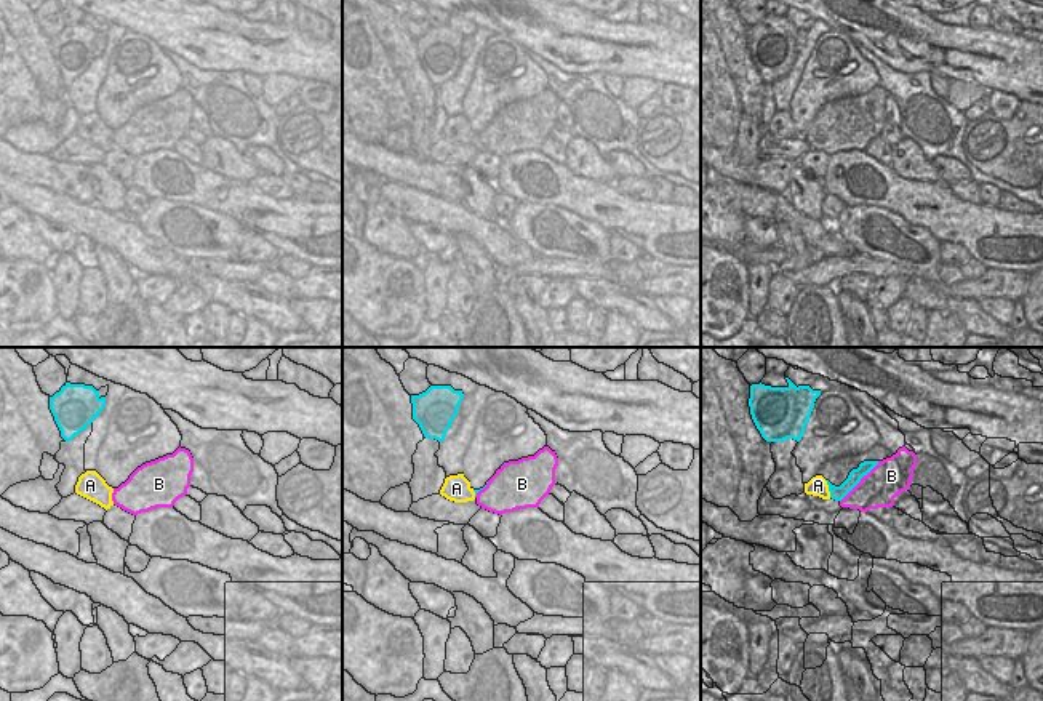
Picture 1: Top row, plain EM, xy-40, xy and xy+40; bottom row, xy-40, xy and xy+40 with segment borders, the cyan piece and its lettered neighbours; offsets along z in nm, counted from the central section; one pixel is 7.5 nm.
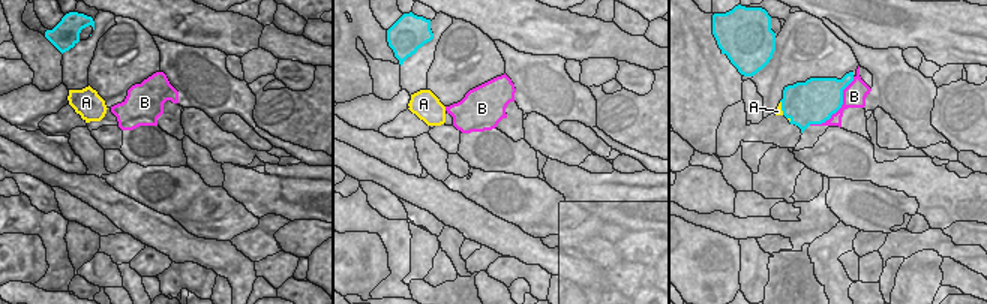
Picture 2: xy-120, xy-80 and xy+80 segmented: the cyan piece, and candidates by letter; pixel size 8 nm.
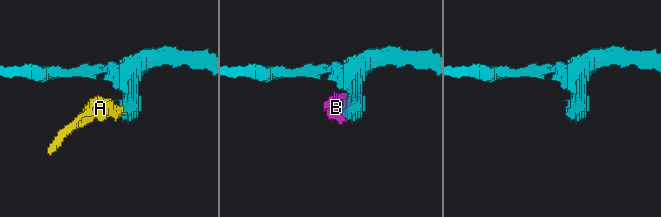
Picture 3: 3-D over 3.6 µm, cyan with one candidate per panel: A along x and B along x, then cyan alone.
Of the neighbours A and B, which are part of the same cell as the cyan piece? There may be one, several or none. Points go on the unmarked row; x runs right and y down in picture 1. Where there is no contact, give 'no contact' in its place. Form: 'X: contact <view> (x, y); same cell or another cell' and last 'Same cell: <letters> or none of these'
A: contact xy+40 (829, 130); another cell
B: contact xy+40 (859, 122); same cell
Same cell: B

